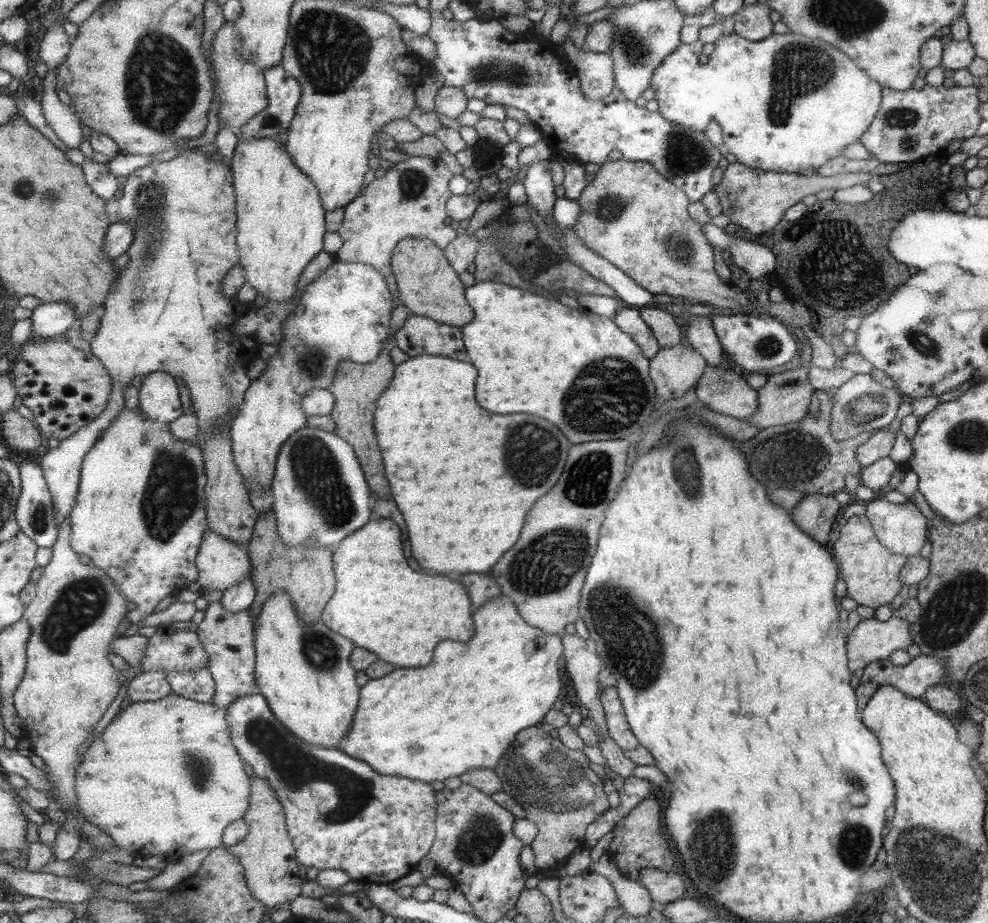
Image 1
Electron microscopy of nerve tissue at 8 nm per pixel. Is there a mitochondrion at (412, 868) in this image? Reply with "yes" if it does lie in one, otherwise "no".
no

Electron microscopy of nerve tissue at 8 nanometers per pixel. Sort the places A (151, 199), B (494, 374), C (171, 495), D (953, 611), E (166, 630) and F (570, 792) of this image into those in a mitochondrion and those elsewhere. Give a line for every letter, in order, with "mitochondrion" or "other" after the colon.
A: mitochondrion
B: other
C: mitochondrion
D: mitochondrion
E: other
F: mitochondrion

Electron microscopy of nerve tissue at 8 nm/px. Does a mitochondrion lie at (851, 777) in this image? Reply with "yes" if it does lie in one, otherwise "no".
yes

